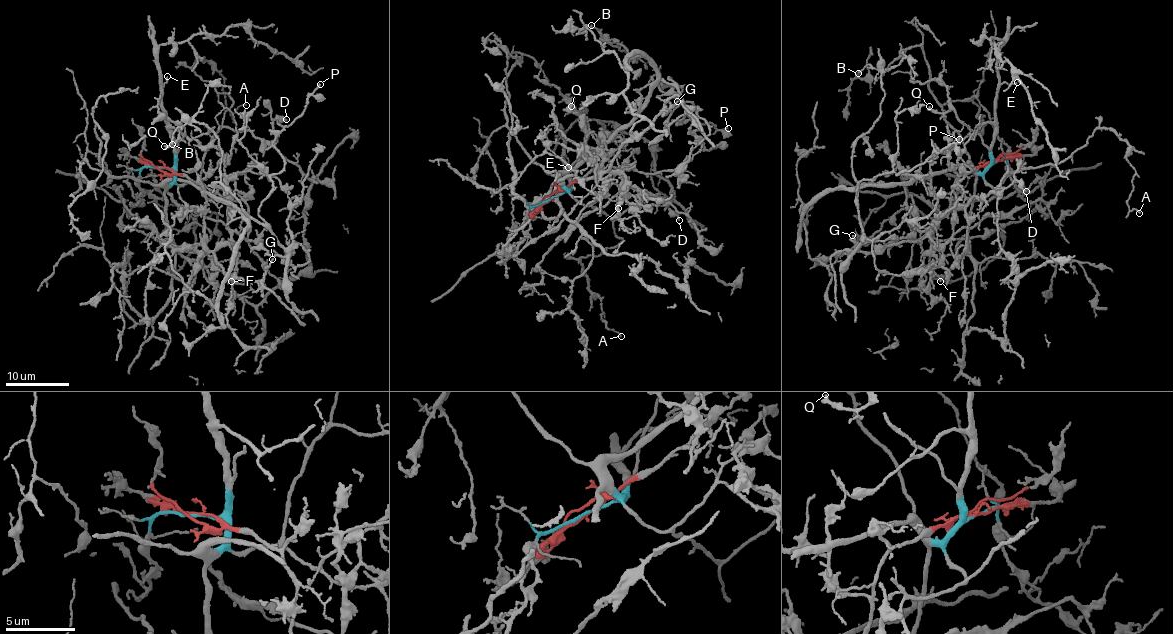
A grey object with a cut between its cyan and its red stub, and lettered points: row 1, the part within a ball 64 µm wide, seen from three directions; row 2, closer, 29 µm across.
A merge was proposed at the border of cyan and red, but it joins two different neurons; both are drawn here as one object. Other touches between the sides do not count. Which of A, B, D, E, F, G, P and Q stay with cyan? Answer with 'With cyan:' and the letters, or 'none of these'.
With cyan: A, B, D, E, P, Q

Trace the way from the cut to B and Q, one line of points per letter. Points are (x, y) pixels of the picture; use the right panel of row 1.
B: (998, 161), (906, 185), (859, 184), (854, 144), (878, 117), (884, 90), (881, 72), (869, 65), (858, 73)
Q: (998, 161), (992, 162), (992, 154), (981, 135), (957, 115), (949, 109), (939, 112), (929, 106)

